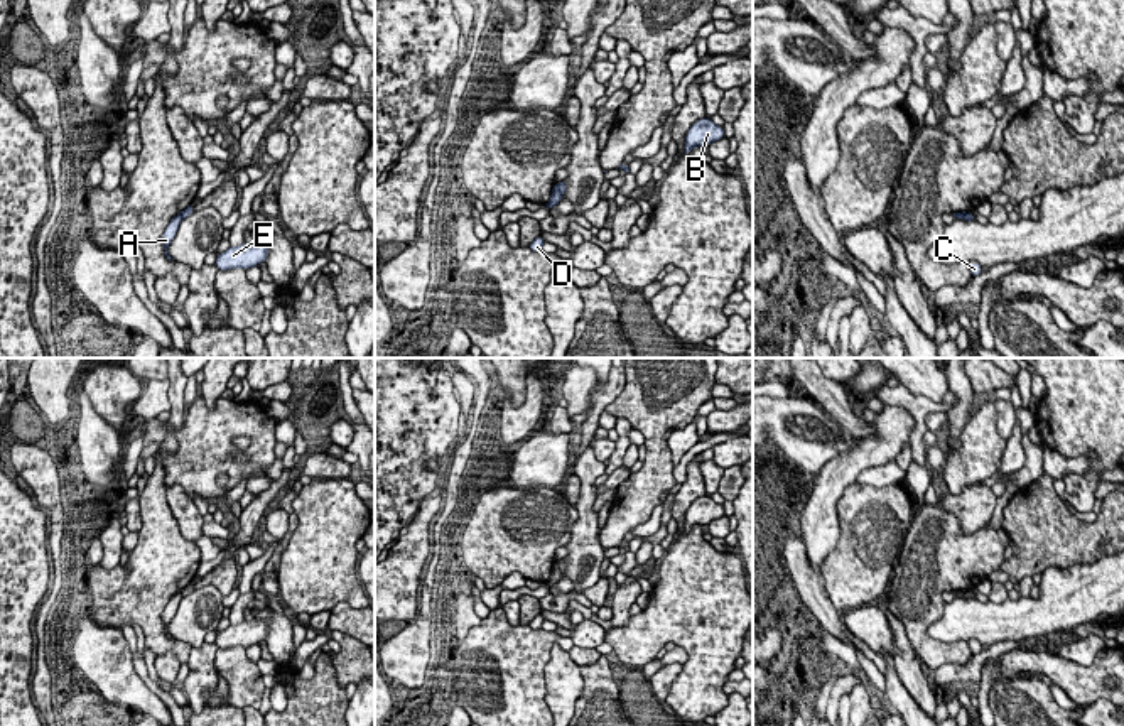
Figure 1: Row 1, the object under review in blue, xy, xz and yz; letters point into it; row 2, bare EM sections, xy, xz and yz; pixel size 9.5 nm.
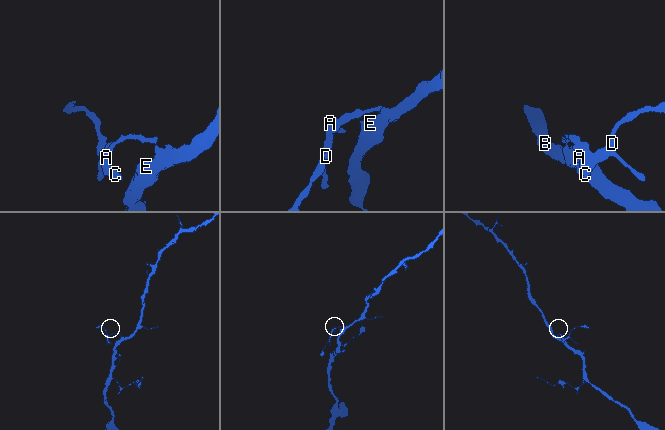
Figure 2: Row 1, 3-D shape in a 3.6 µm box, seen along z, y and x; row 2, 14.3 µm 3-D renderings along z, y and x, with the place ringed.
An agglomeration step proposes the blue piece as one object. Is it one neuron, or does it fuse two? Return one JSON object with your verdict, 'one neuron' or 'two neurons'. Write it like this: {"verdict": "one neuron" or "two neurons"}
{"verdict": "two neurons"}

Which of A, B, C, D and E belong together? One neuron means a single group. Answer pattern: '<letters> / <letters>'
A C D / B E

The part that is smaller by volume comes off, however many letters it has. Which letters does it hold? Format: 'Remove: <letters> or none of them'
Remove: A, C, D

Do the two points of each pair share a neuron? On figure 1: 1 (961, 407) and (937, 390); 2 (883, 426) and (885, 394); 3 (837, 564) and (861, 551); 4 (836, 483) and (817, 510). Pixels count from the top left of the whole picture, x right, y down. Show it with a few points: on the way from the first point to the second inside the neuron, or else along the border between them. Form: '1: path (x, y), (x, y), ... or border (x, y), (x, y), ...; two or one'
1: border (945, 375), (951, 390); two
2: border (886, 404), (912, 416), (915, 429), (908, 439); two
3: path (842, 564), (848, 564), (856, 556); one
4: path (829, 490), (822, 503); one

